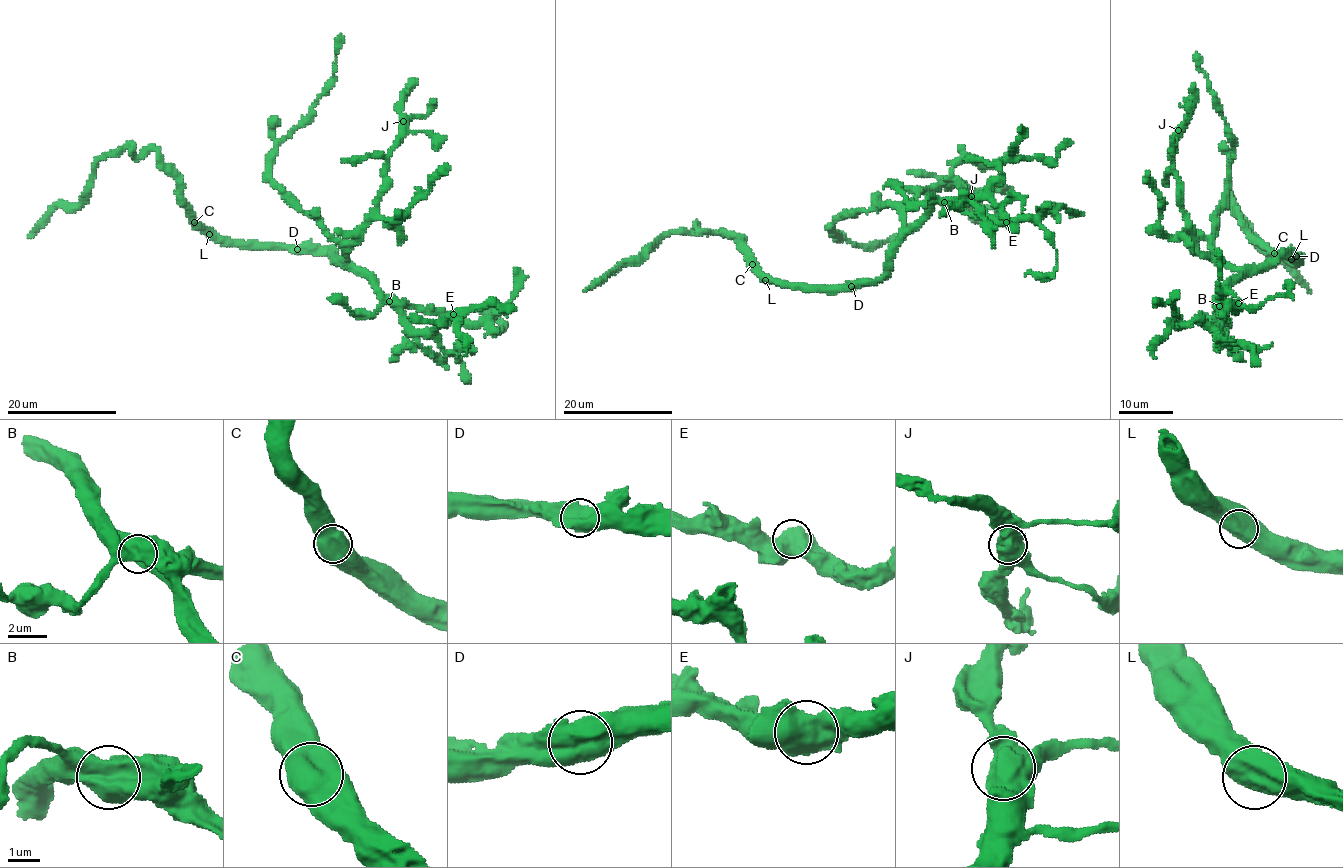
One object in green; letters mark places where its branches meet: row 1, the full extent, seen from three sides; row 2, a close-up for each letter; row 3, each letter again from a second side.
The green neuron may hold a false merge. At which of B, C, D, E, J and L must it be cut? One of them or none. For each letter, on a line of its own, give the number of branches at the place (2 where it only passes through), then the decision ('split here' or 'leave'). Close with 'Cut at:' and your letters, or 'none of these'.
B: branches 2; leave
C: branches 2; leave
D: branches 2; leave
E: branches 2; leave
J: branches 2; leave
L: branches 2; leave
Cut at: none of these

